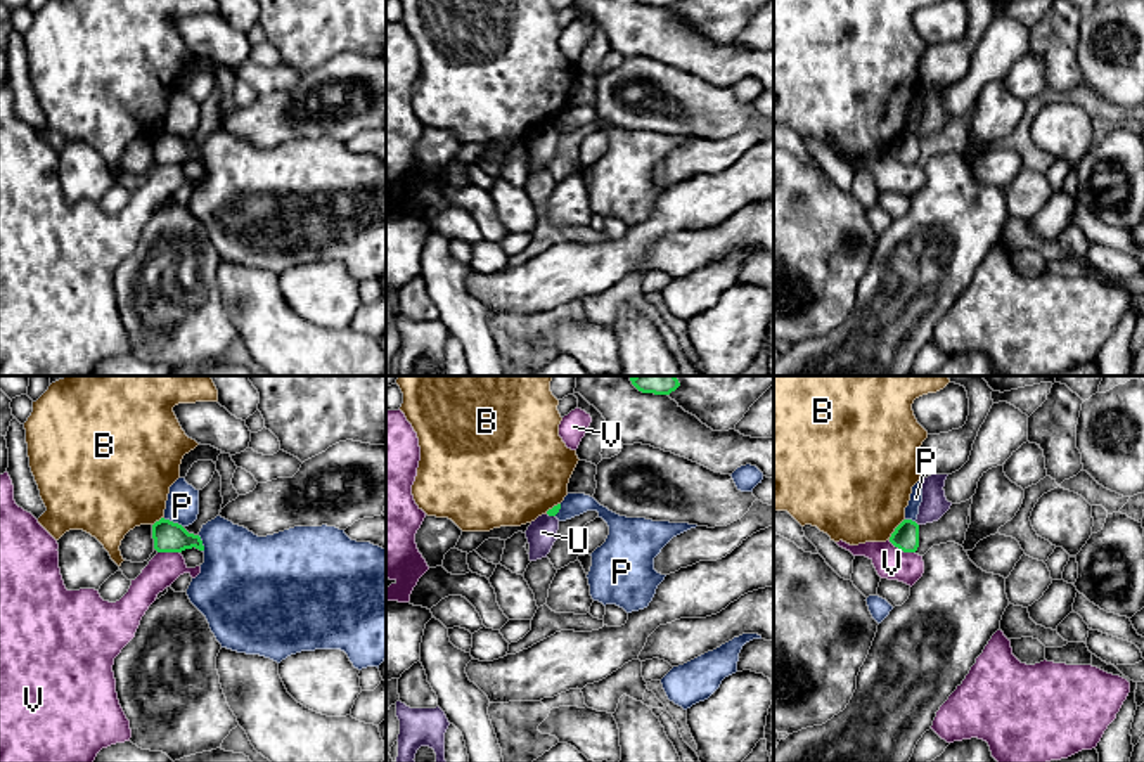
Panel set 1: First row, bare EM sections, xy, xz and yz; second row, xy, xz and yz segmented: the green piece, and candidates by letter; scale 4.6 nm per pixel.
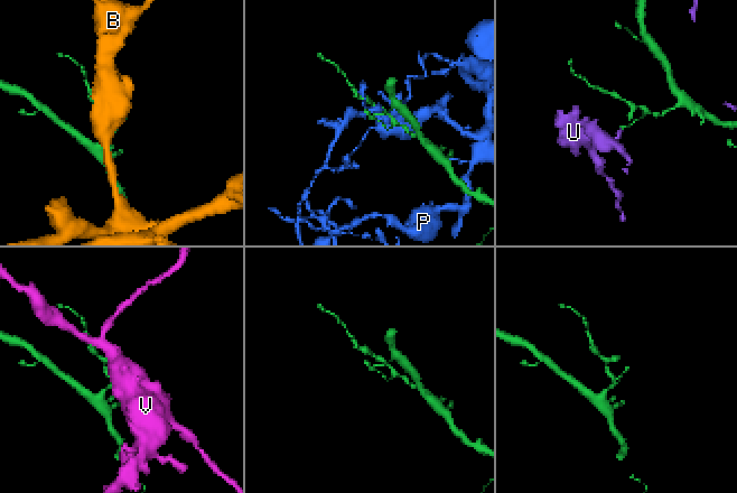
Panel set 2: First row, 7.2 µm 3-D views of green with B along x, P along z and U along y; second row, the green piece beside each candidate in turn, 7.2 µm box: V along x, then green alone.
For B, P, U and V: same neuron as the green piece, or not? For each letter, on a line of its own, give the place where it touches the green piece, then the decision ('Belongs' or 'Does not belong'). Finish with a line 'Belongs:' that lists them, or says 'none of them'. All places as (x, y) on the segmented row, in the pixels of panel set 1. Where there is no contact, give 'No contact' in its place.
B: Touches green at yz (895, 529). Does not belong
P: Touches green at xy (173, 523). Does not belong
U: Touches green at yz (916, 523). Does not belong
V: Touches green at yz (902, 549). Does not belong
Belongs: none of them

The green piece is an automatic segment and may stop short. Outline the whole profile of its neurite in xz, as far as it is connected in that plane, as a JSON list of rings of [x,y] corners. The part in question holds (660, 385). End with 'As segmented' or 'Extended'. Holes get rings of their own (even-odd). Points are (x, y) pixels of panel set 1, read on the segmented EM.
[[[633,376],[632,384],[642,393],[670,395],[680,383],[675,376]]]. As segmented

